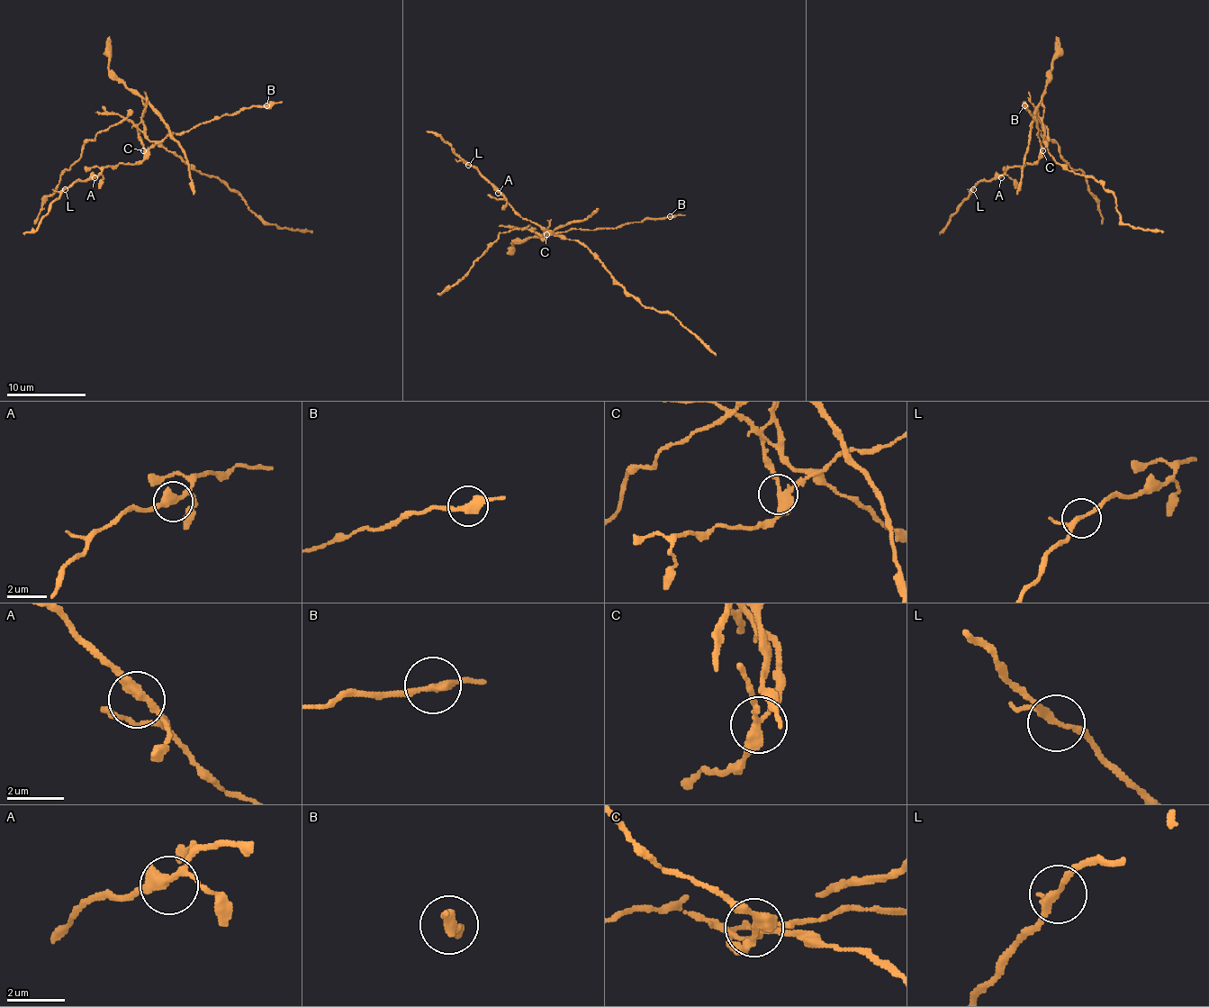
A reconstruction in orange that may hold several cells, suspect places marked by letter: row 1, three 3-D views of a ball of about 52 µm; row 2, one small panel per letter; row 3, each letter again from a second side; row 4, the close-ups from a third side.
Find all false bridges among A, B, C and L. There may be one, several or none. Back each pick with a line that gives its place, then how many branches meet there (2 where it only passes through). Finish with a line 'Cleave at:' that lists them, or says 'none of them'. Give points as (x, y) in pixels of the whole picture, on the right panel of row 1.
C: at (1042, 150); 3 branches meet
Cleave at: C

